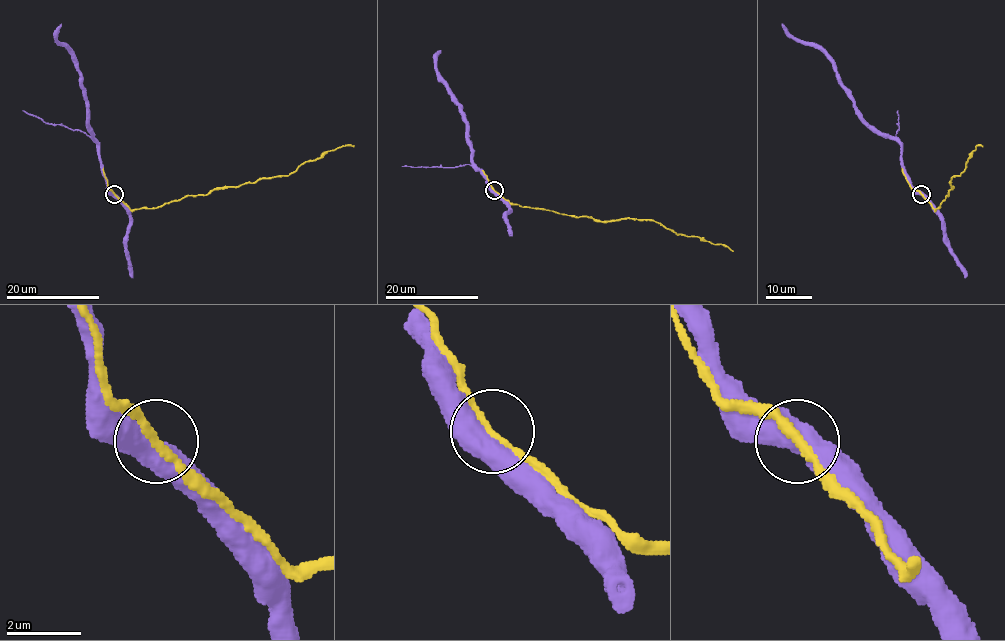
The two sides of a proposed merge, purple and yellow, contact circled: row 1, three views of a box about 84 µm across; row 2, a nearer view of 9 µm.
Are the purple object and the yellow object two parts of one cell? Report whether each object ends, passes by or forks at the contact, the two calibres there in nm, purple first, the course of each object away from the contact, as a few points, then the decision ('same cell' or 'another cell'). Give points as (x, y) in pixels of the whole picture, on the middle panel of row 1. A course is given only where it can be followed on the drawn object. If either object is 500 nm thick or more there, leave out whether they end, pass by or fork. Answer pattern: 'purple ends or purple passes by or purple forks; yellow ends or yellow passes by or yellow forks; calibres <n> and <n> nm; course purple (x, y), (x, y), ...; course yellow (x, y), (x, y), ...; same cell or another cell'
calibres 550 and 200 nm; course purple (493, 190), (472, 161), (465, 117), (437, 71), (436, 54), (441, 50); course yellow (494, 190), (512, 204), (566, 215), (601, 221), (651, 219), (677, 234), (727, 246), (733, 251); same cell

